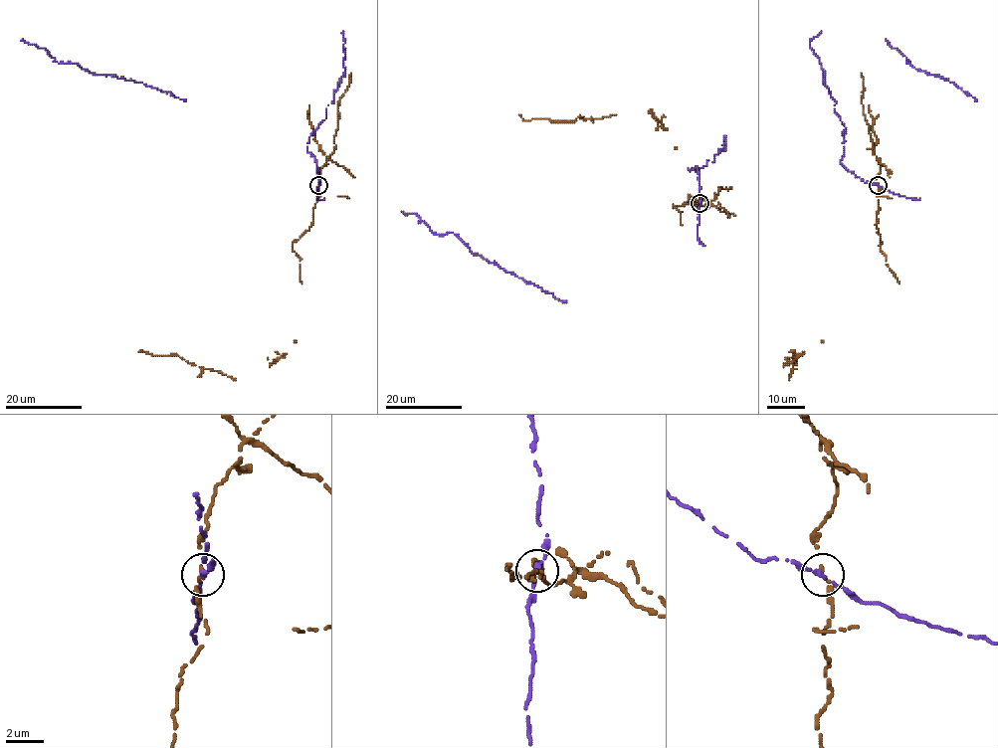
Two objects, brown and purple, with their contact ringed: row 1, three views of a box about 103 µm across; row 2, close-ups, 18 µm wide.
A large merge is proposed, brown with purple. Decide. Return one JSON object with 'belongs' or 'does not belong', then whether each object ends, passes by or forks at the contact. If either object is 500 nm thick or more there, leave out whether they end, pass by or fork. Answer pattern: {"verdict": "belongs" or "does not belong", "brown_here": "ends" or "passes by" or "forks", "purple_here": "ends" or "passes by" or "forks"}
{"verdict": "does not belong", "brown_here": "passes by", "purple_here": "passes by"}

